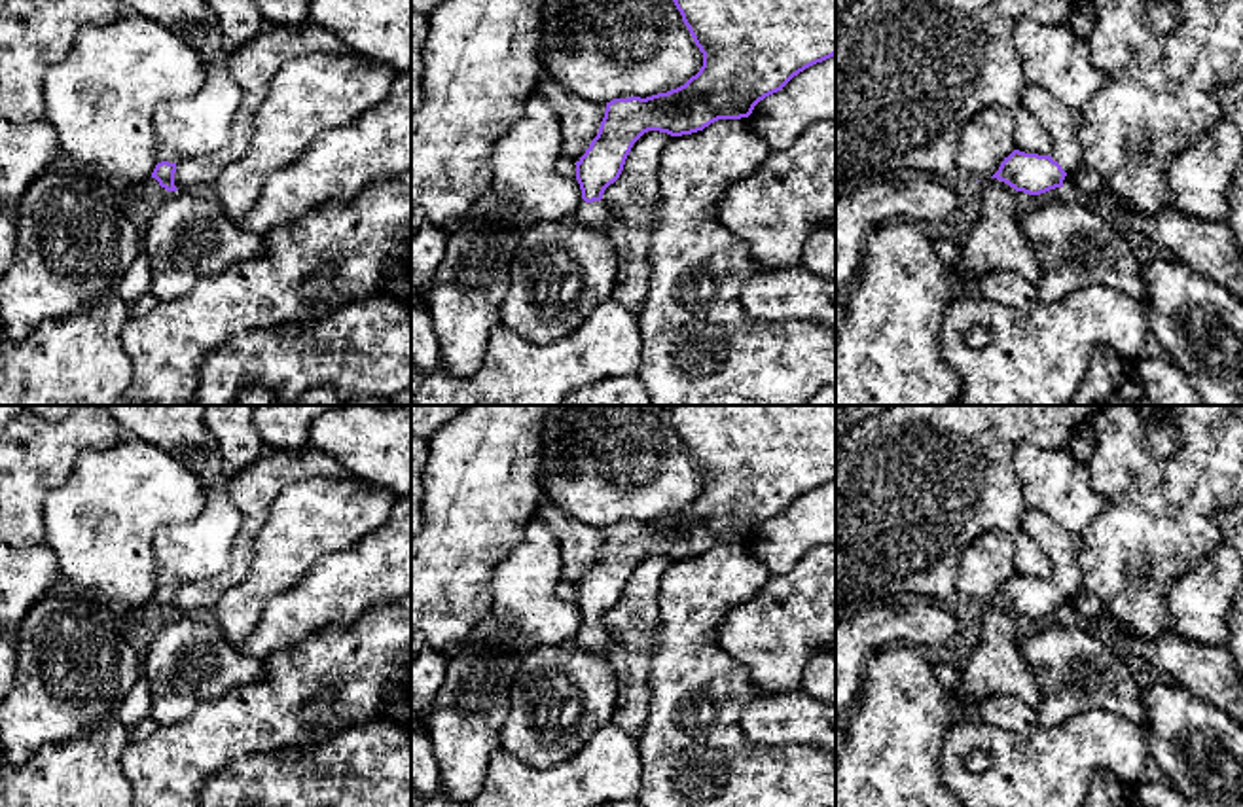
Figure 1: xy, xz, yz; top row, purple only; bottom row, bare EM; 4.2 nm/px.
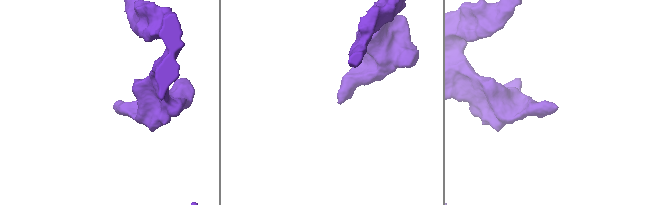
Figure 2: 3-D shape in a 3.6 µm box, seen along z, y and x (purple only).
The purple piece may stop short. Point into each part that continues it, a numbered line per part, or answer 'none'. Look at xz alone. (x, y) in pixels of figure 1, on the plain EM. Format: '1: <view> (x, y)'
1: xz (597, 639)

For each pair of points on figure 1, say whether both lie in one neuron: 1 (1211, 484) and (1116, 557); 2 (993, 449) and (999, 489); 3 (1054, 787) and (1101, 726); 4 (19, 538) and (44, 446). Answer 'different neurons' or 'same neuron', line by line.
1: same neuron
2: same neuron
3: same neuron
4: same neuron

